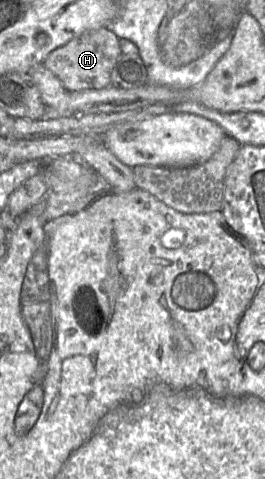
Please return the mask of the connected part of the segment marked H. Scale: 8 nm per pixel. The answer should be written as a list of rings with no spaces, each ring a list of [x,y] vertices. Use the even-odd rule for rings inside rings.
[[[104,27],[88,30],[53,50],[43,65],[59,78],[67,91],[102,89],[111,85],[111,72],[121,54],[119,38]]]

